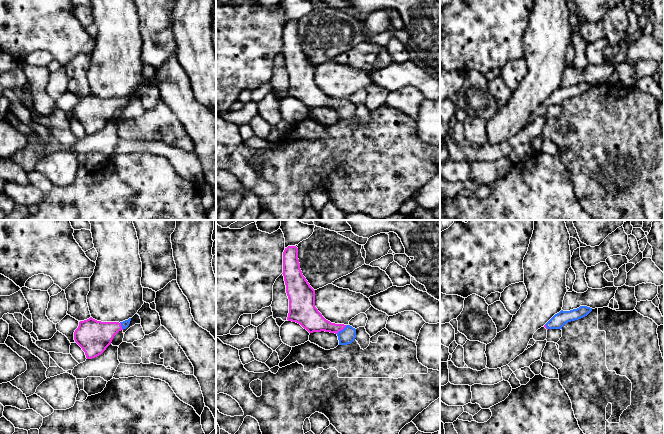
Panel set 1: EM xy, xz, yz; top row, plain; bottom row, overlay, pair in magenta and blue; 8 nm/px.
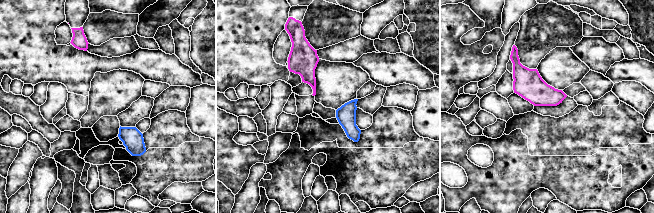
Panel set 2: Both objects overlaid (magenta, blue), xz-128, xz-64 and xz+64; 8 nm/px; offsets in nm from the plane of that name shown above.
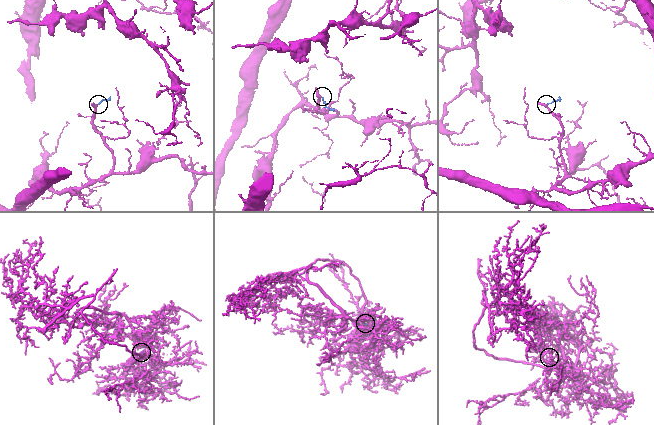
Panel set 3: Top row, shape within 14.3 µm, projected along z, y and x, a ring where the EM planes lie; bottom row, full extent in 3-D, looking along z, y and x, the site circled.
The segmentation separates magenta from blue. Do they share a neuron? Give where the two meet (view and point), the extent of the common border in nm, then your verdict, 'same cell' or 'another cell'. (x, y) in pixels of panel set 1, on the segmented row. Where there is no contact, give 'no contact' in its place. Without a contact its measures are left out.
meets magenta in xz at (341, 329); contact 110 nm long; same cell

